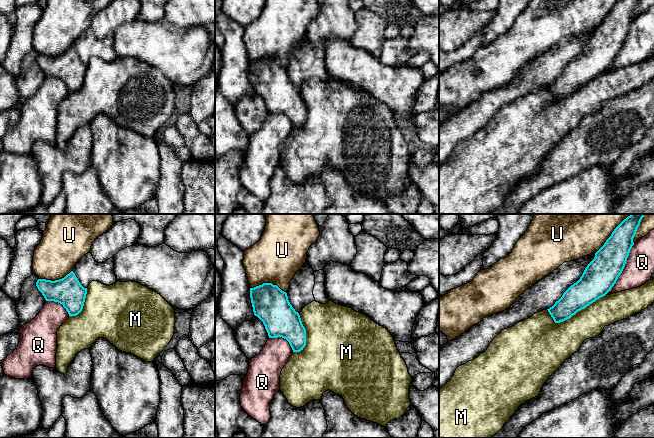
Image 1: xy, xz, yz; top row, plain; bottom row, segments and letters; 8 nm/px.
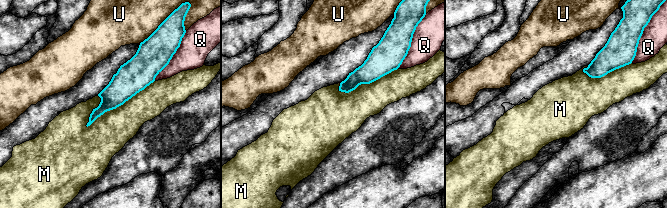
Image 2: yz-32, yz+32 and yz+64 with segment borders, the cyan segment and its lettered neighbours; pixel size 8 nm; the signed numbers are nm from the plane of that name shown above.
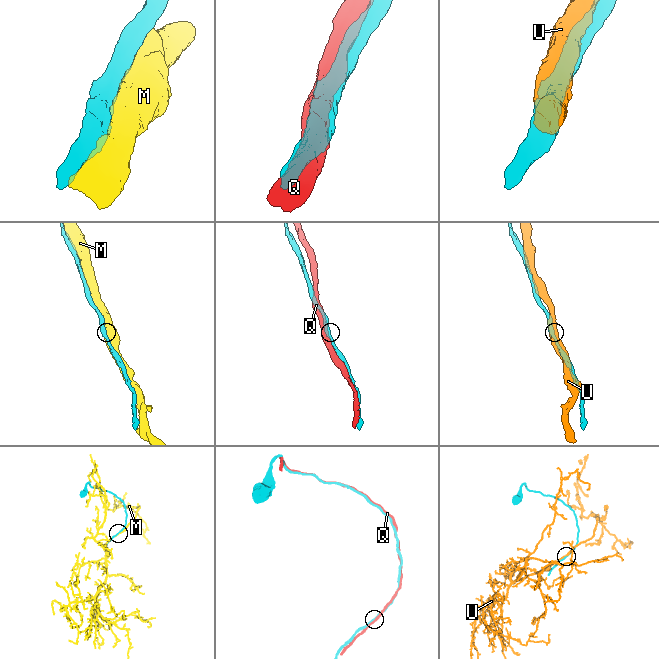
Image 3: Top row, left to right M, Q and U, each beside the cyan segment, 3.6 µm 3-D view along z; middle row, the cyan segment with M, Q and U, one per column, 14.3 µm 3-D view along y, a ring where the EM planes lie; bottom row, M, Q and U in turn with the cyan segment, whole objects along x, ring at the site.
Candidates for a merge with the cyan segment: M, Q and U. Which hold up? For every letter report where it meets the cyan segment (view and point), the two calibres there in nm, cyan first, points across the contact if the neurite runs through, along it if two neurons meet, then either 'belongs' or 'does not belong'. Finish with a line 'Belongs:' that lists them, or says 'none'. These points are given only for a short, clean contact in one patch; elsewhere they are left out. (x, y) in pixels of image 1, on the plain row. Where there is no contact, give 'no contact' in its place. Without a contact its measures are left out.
M: contact yz (574, 90); calibres 220 and 300 nm; belongs
Q: contact yz (623, 44); calibres 260 and 240 nm; does not belong
U: contact xz (268, 59); calibres 300 and 400 nm; does not belong
Belongs: M

